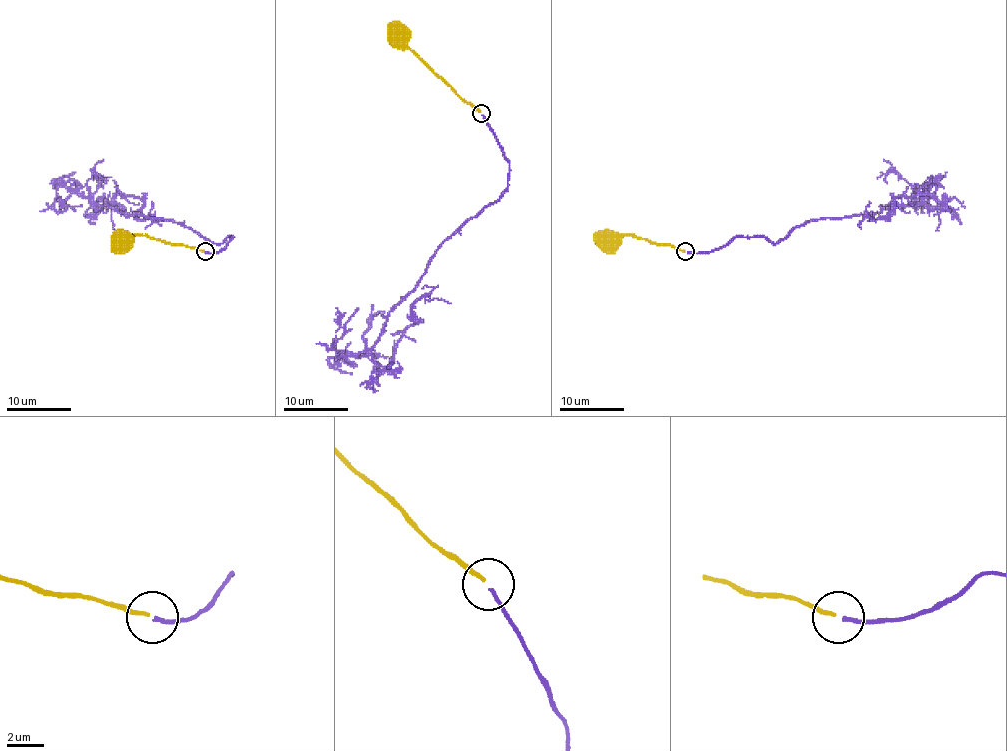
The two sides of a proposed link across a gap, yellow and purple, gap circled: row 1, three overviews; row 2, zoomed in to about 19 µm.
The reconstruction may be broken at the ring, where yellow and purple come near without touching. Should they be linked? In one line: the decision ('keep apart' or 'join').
keep apart

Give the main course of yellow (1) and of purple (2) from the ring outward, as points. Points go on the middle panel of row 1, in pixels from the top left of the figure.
1: (480, 112), (448, 86), (399, 34)
2: (482, 115), (508, 189), (441, 245), (373, 360), (389, 363), (420, 322), (418, 300), (451, 303)

